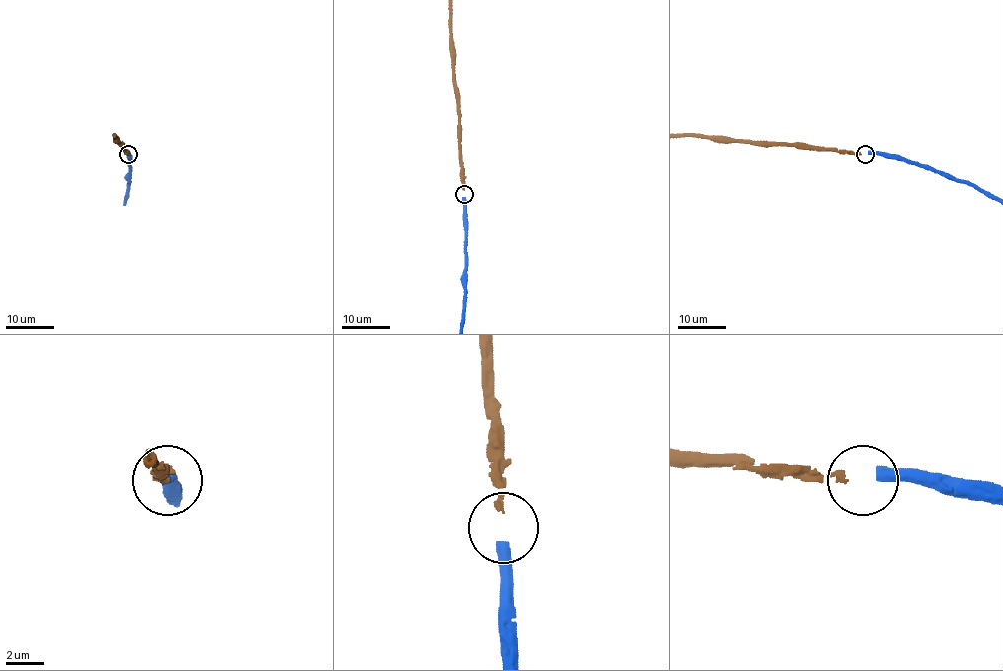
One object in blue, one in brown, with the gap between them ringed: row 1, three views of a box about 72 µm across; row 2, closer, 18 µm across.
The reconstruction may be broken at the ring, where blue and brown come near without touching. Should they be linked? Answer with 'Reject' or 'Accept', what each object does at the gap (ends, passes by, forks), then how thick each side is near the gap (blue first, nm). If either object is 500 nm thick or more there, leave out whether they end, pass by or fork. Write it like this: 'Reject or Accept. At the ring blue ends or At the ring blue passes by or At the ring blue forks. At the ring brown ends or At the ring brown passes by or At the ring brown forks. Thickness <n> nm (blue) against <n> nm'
Accept. Thickness 550 nm (blue) against 320 nm

